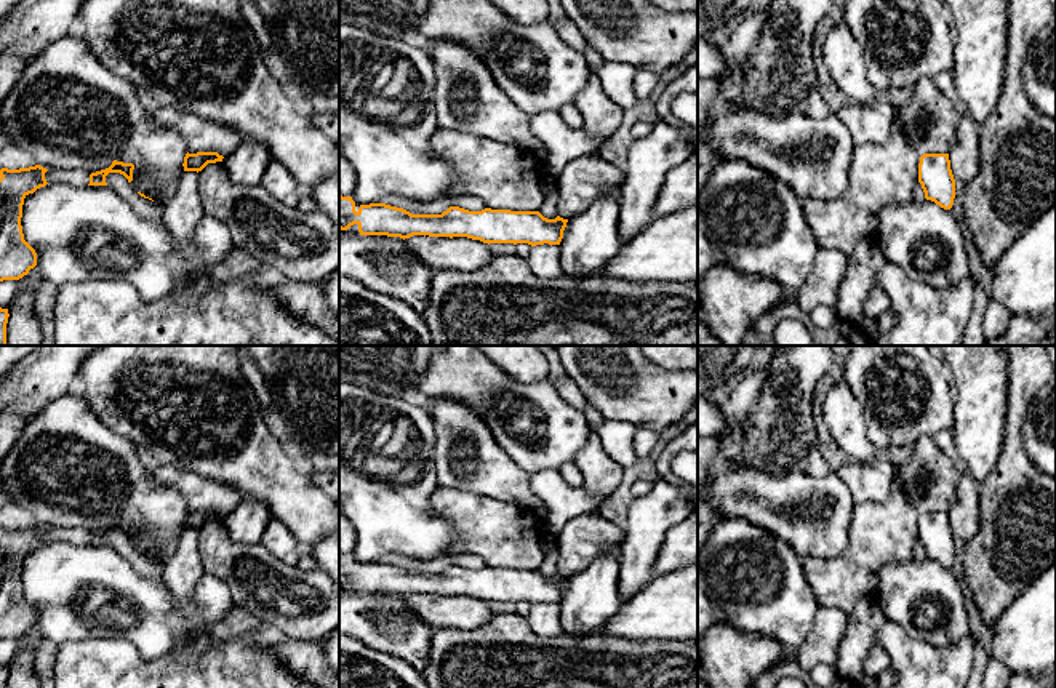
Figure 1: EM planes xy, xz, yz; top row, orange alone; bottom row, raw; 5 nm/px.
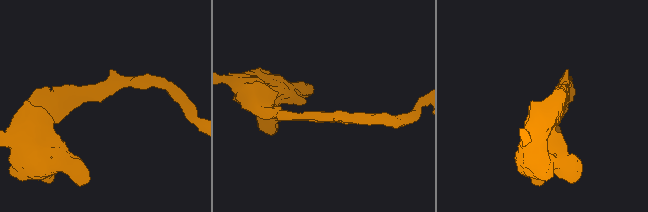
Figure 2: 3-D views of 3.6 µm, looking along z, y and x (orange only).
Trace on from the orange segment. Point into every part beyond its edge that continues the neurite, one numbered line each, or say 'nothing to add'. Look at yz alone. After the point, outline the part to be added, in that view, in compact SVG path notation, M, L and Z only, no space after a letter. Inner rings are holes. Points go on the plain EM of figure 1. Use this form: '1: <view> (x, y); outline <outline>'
nothing to add

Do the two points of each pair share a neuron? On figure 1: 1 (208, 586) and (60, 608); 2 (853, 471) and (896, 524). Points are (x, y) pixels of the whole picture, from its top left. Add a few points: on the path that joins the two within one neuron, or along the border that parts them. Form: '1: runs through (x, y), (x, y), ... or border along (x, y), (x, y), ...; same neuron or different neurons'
1: runs through (172, 604), (130, 600), (119, 608), (95, 612); same neuron
2: border along (896, 469), (895, 480), (884, 501), (855, 504); different neurons

